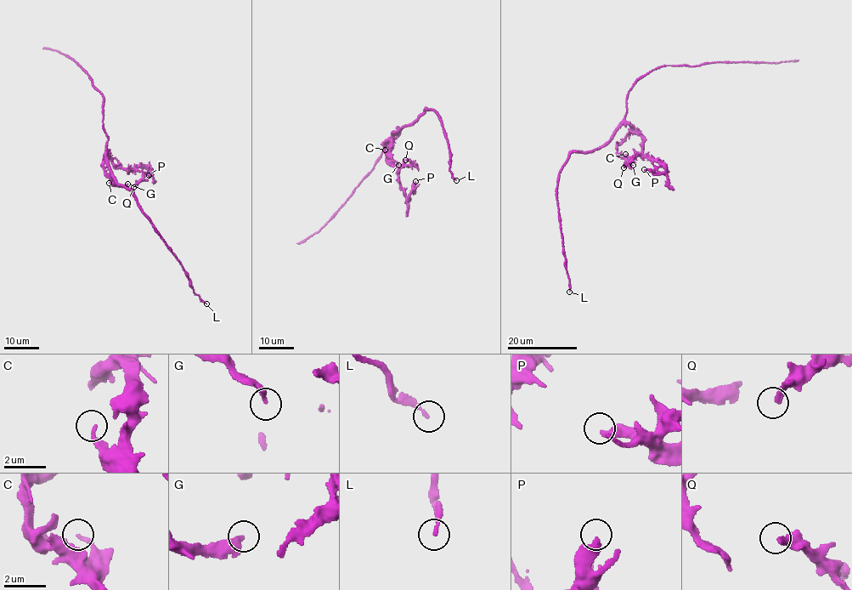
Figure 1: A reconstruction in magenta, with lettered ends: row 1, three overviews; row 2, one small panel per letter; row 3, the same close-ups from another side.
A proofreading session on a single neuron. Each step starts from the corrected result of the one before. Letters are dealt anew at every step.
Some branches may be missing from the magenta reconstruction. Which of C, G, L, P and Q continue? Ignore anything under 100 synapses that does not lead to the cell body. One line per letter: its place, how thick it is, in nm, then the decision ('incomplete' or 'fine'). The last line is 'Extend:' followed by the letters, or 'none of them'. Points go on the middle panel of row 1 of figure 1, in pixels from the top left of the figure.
C: (385, 150) | 200 nm | fine
G: (398, 165) | 260 nm | fine
L: (456, 180) | 170 nm | fine
P: (415, 181) | 400 nm | fine
Q: (405, 160) | 240 nm | fine
Extend: none of them

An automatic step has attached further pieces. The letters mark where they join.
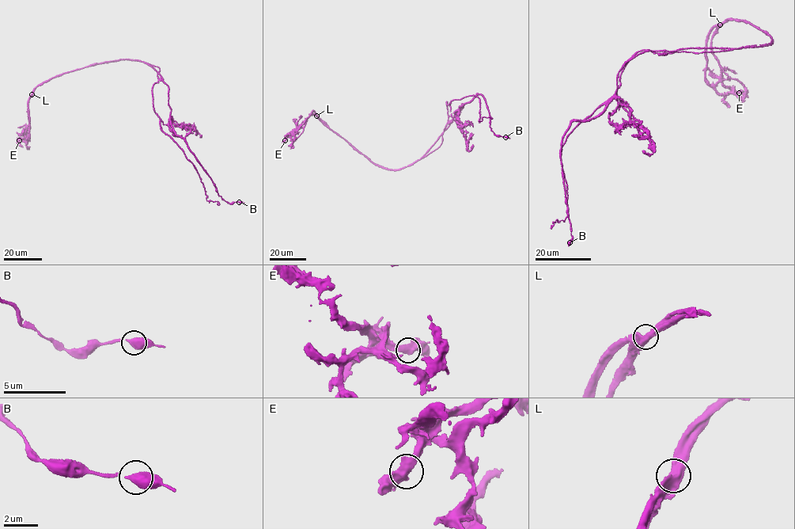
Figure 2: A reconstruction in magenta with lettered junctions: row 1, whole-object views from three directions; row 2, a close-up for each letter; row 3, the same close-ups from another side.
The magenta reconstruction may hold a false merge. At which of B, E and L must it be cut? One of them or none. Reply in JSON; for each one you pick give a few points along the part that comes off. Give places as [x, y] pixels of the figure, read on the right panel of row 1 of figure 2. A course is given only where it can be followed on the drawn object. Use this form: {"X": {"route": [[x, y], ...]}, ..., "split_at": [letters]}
{"L": {"route": [[720, 24], [742, 20], [772, 41], [719, 52], [637, 52], [616, 91], [562, 146], [568, 217], [550, 229]]}, "split_at": ["L"]}

